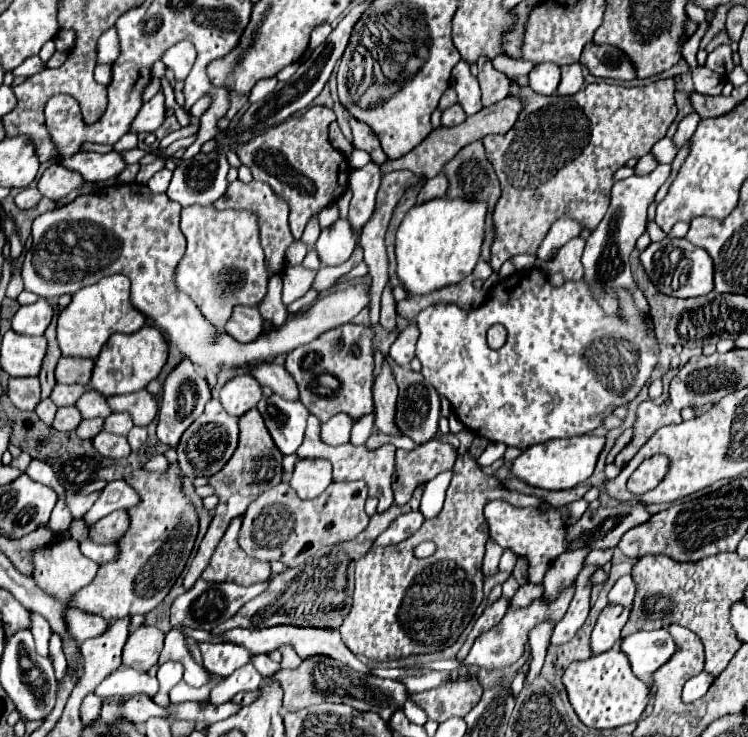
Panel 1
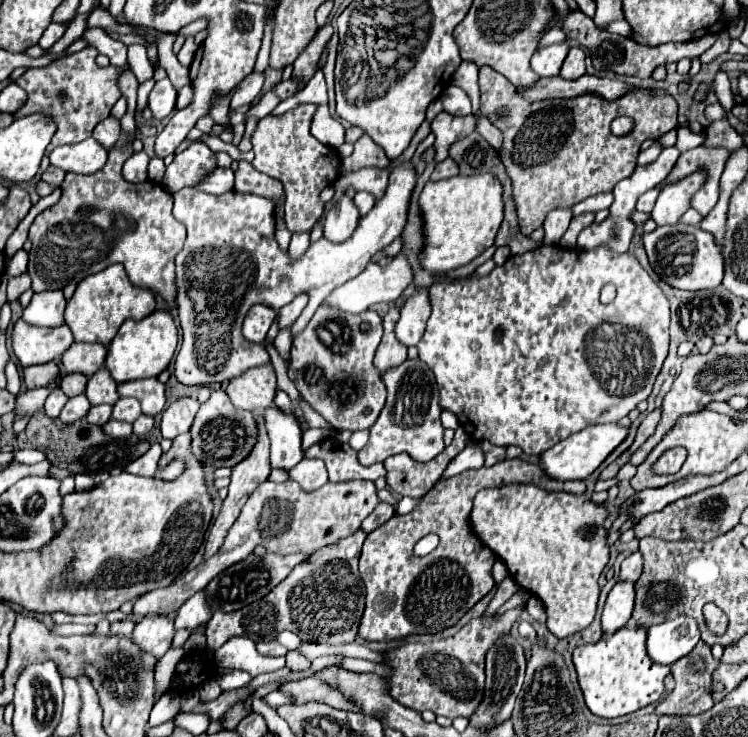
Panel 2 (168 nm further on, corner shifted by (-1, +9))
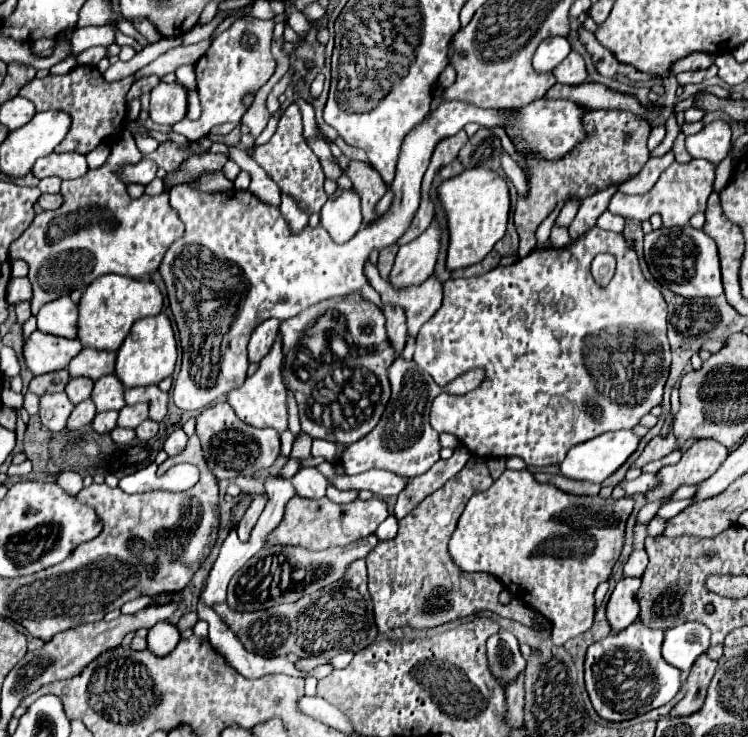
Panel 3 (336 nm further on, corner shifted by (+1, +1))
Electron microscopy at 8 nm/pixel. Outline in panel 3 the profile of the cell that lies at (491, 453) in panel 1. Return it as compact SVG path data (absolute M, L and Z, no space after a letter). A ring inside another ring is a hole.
M390 514L390 516L382 522L382 526L378 526L378 530L376 530L374 534L376 534L376 538L378 538L380 542L384 542L384 540L392 540L392 538L396 536L396 532L398 532L398 520Z

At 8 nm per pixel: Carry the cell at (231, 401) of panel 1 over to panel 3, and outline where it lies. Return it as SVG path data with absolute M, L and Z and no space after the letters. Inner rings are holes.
M280 338L276 340L276 346L272 346L270 354L258 364L258 370L246 378L246 382L232 390L228 394L228 404L232 406L232 410L236 412L236 416L254 426L254 428L274 428L278 430L280 434L284 430L288 430L288 390L282 382L282 372L280 372L280 366L282 366L282 346L280 346Z

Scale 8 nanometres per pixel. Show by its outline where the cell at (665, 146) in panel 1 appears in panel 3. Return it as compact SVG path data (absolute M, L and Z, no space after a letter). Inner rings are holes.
M714 120L706 124L698 134L686 138L686 148L692 158L704 158L712 164L720 164L732 148L732 130L728 120Z

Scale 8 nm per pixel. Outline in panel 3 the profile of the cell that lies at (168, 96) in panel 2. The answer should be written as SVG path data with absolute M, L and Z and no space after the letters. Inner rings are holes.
M164 84L152 88L152 100L150 100L150 118L156 124L174 126L176 122L184 120L188 112L188 90L180 84Z

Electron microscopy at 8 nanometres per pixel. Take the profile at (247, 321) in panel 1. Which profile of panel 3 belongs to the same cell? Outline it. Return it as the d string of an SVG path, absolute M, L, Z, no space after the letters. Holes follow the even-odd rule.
M270 318L252 332L252 338L248 344L248 360L250 362L260 362L270 352L272 344L276 340L276 334L278 334L278 326L280 326L280 322L276 318Z

